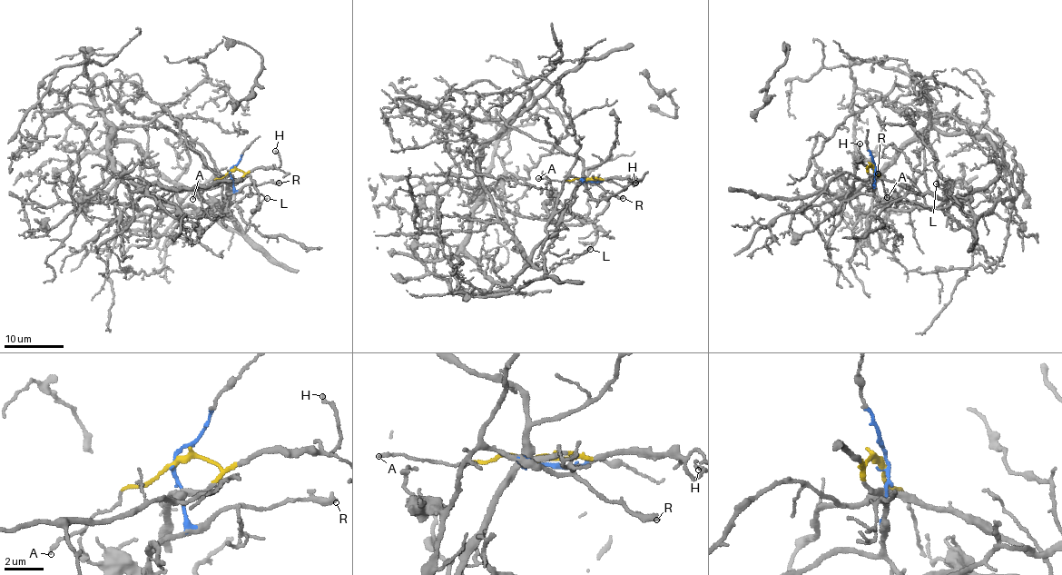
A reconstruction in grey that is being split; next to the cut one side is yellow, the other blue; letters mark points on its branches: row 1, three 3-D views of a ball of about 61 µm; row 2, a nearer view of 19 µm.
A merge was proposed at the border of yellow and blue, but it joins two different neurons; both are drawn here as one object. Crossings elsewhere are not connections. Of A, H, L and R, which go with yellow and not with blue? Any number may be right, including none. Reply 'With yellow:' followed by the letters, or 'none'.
With yellow: A, H

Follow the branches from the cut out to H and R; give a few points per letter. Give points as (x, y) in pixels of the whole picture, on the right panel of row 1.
H: (873, 167), (857, 162), (861, 153), (860, 143)
R: (875, 167), (874, 185), (872, 178), (878, 173)

